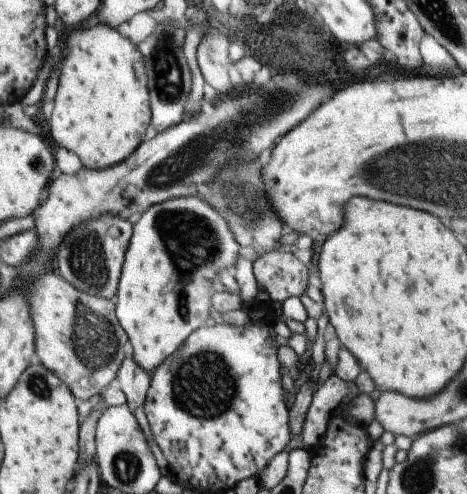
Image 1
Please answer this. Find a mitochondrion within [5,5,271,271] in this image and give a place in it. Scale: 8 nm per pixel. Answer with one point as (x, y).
(166, 70)

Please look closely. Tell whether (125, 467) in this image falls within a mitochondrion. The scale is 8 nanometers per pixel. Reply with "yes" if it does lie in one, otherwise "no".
yes

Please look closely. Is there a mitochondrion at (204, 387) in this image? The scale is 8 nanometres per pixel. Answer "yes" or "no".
yes

